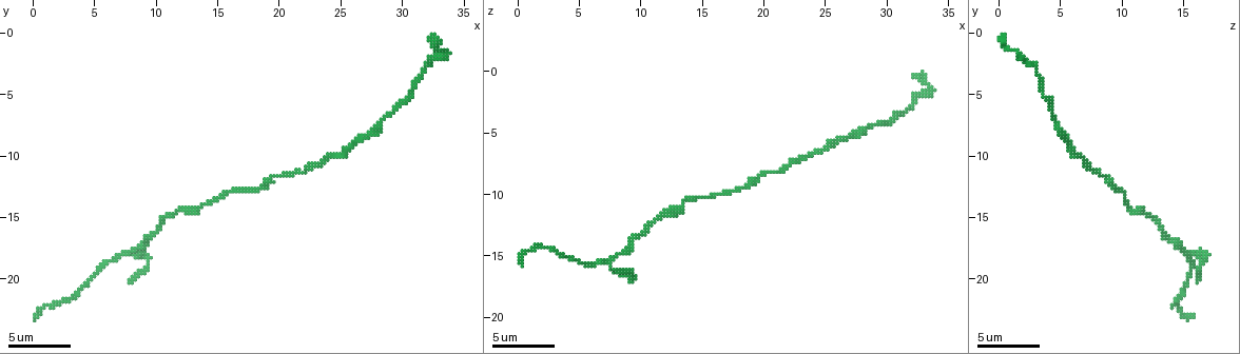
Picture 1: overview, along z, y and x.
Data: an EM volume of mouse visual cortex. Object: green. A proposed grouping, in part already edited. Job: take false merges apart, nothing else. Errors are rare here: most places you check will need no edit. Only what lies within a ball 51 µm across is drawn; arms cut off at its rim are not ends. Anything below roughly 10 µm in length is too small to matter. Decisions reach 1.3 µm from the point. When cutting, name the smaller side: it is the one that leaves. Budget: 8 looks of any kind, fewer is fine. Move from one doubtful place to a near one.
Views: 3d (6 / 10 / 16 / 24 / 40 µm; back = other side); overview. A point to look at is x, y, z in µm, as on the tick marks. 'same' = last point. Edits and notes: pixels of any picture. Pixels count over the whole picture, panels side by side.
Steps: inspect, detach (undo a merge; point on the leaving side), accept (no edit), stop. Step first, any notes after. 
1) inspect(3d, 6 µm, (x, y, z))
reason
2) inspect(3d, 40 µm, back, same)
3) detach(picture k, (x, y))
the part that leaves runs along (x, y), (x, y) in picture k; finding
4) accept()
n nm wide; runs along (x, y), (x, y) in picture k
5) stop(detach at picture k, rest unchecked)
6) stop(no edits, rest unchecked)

inspect(3d, 16 µm, (28.2, 7.4, 4.8))
calibre changes

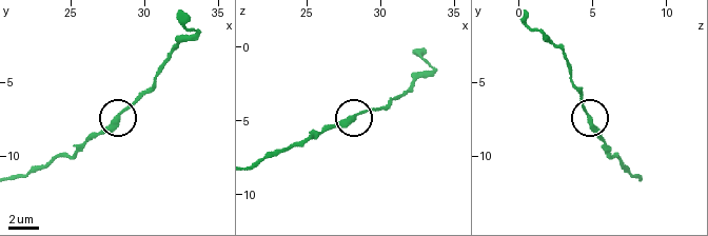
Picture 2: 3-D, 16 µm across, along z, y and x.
accept()
300 nm wide; runs along (17, 176), (77, 154), (144, 91) in picture 2; continuous, no second cell

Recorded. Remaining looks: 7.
inspect(3d, 16 µm, (18.0, 12.6, 9.4))

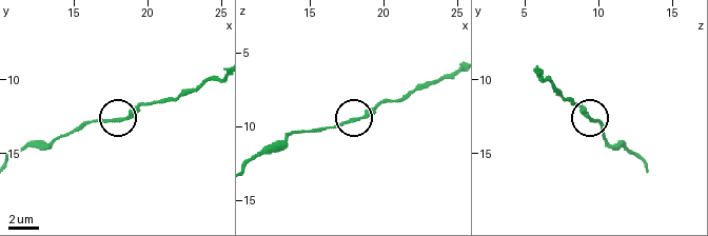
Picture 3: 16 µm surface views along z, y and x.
inspect(3d, 6 µm, (18.2, 12.8, 9.4))

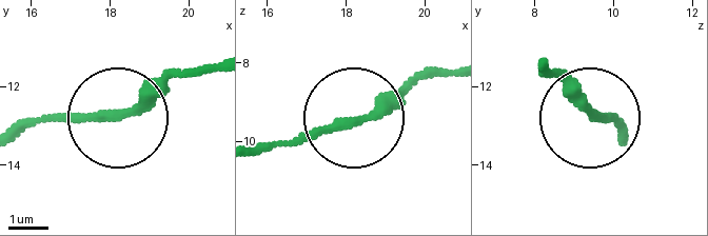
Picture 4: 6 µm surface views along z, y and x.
accept()
220 nm wide; one cell here

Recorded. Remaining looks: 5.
inspect(3d, 6 µm, (11.6, 14.6, 11.6))
thick turns thin

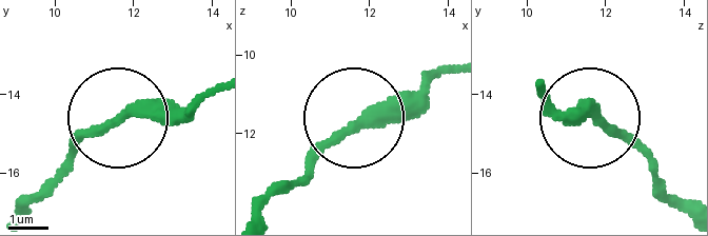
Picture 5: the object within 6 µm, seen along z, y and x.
accept()
continuous, no second cell

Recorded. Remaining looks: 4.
inspect(3d, 16 µm, (8.0, 17.8, 15.0))
two arms in line, one across

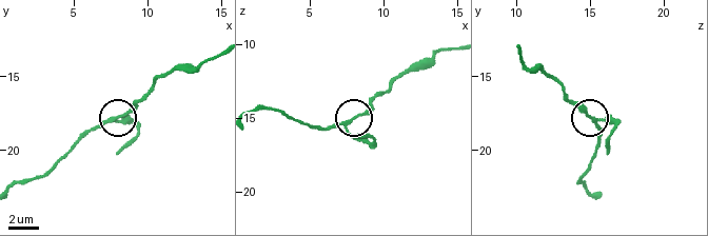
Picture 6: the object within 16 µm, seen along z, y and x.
accept()
3 arms; all the same cell

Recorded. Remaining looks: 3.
stop(no edits, rest unchecked)

